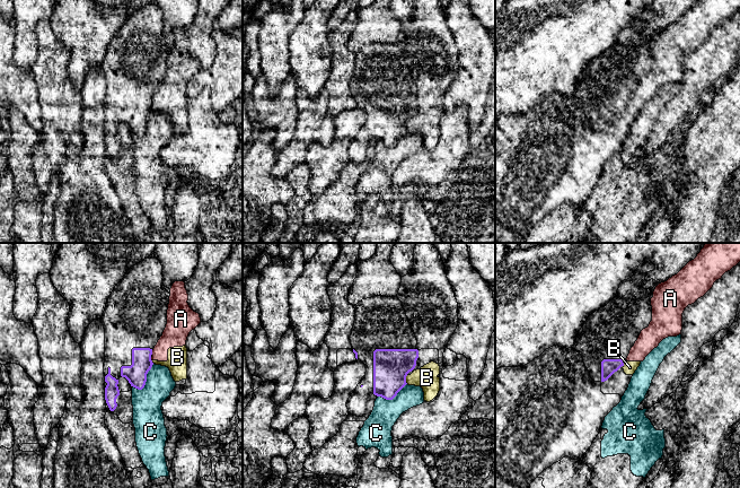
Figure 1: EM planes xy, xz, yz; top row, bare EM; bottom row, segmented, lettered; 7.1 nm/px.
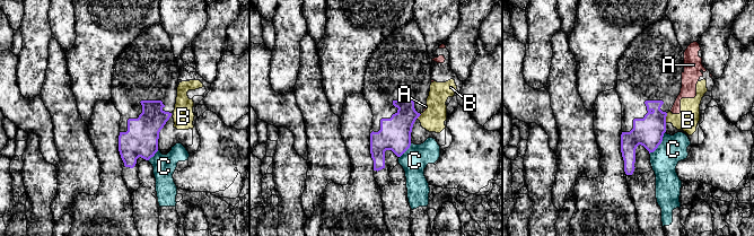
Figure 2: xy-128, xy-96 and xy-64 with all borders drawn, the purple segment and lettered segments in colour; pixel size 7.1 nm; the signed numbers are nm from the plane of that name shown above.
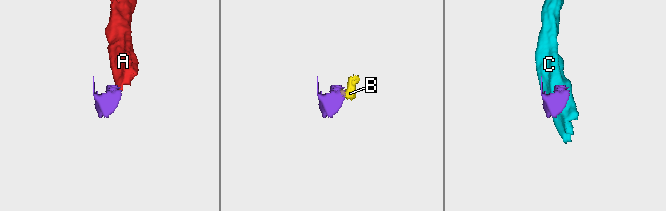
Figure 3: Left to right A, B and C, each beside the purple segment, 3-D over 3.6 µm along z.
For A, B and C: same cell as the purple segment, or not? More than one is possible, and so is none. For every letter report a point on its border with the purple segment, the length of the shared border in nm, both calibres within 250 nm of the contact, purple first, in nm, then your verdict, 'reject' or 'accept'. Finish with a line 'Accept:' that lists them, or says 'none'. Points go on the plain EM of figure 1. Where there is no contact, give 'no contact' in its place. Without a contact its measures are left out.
A: xy (151, 99) | 30 nm | 150/180 nm | reject
B: xz (405, 127) | 60 nm | 260/160 nm | reject
C: xy (146, 128) | 220 nm | 150/220 nm | reject
Accept: none

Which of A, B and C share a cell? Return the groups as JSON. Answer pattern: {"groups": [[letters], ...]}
{"groups": [["A", "B"], ["C"]]}

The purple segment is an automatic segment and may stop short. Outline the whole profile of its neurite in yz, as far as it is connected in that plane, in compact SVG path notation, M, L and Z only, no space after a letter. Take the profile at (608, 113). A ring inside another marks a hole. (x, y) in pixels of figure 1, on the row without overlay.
M651 8L640 11L632 25L620 29L616 43L606 53L592 60L579 78L572 96L582 103L584 113L594 129L607 128L624 113L641 78L652 68L651 45L658 32L652 36L644 36L642 29L646 20L654 16L655 12Z

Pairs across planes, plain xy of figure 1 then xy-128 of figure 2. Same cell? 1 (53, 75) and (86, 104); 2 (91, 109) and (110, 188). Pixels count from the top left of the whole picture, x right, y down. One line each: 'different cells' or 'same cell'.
1: different cells
2: same cell

